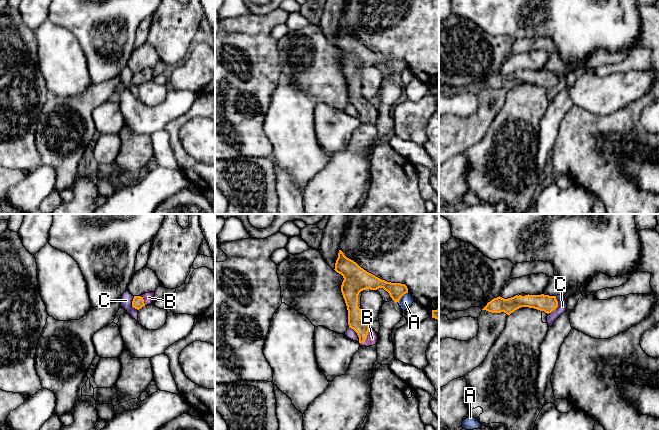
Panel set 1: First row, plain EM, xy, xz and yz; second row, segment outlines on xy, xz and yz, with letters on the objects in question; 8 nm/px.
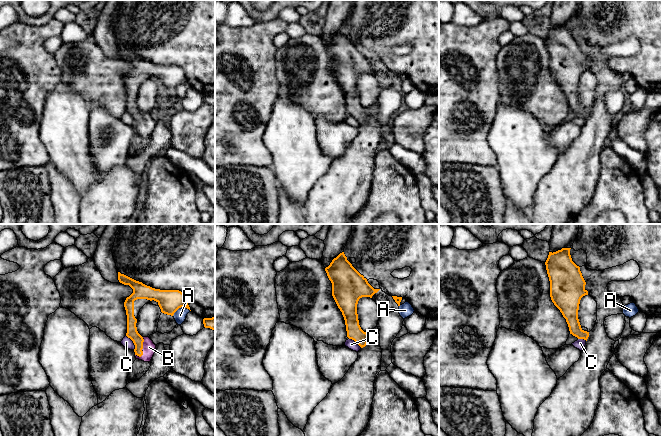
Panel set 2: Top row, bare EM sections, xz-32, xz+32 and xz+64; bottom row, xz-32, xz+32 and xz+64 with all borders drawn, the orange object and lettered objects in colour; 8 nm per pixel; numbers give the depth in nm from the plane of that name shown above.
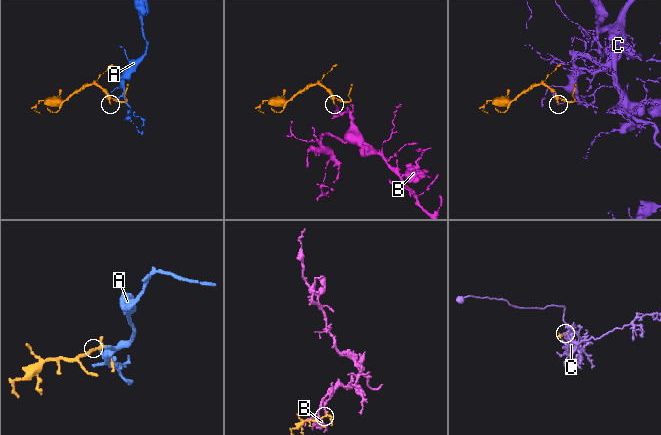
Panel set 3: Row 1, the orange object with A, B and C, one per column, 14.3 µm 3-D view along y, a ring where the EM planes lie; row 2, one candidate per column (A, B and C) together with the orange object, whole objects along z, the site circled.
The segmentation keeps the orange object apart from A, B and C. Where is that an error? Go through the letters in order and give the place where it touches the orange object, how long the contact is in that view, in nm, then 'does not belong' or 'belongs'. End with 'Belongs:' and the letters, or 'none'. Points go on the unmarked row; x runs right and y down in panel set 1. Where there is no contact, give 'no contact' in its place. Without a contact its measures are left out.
A: contact xz (402, 71); length 120 nm; does not belong
B: contact xz (366, 113); length 160 nm; belongs
C: contact yz (557, 81); length 150 nm; does not belong
Belongs: B

